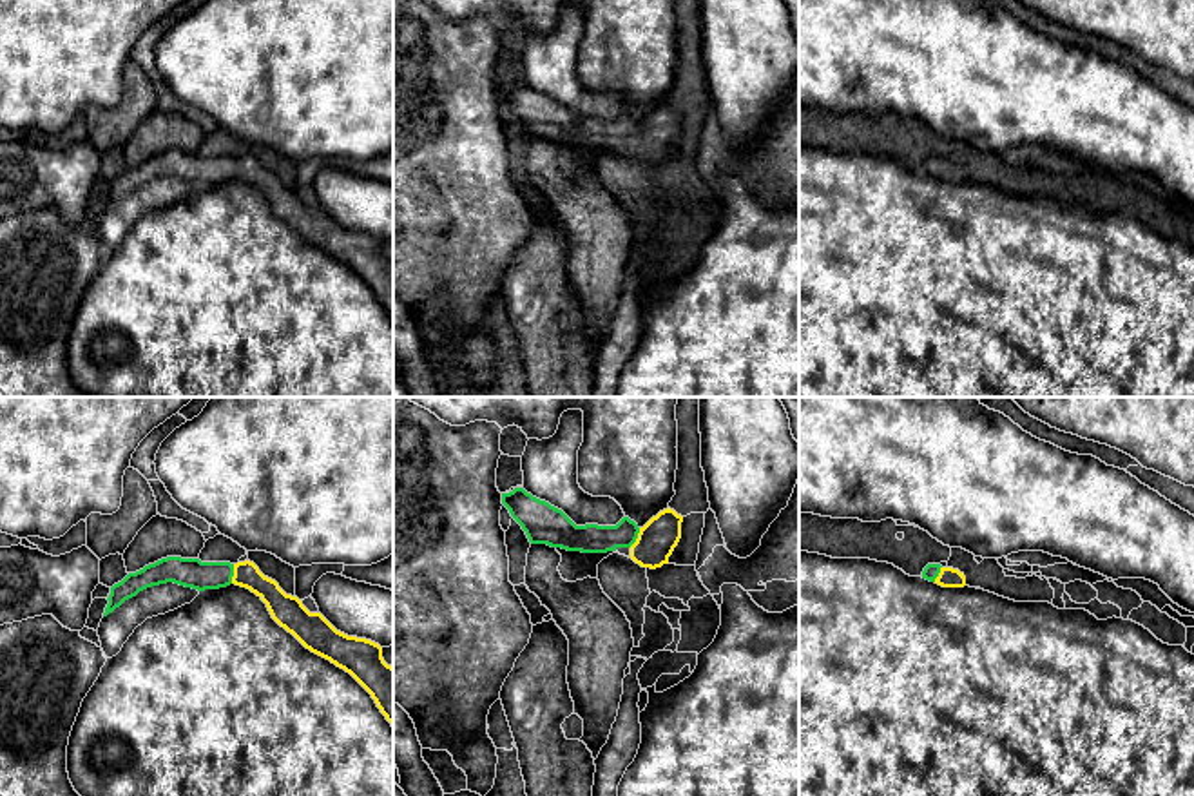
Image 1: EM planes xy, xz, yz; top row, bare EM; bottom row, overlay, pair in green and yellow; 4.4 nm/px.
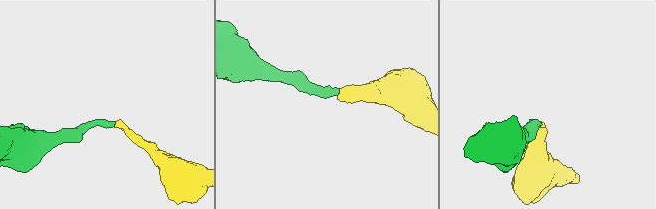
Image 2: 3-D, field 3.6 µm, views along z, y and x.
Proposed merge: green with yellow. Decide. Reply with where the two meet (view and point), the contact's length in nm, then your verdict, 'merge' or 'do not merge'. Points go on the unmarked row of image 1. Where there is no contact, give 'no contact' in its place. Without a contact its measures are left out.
meets green in xy at (232, 167); contact 90 nm long; merge

